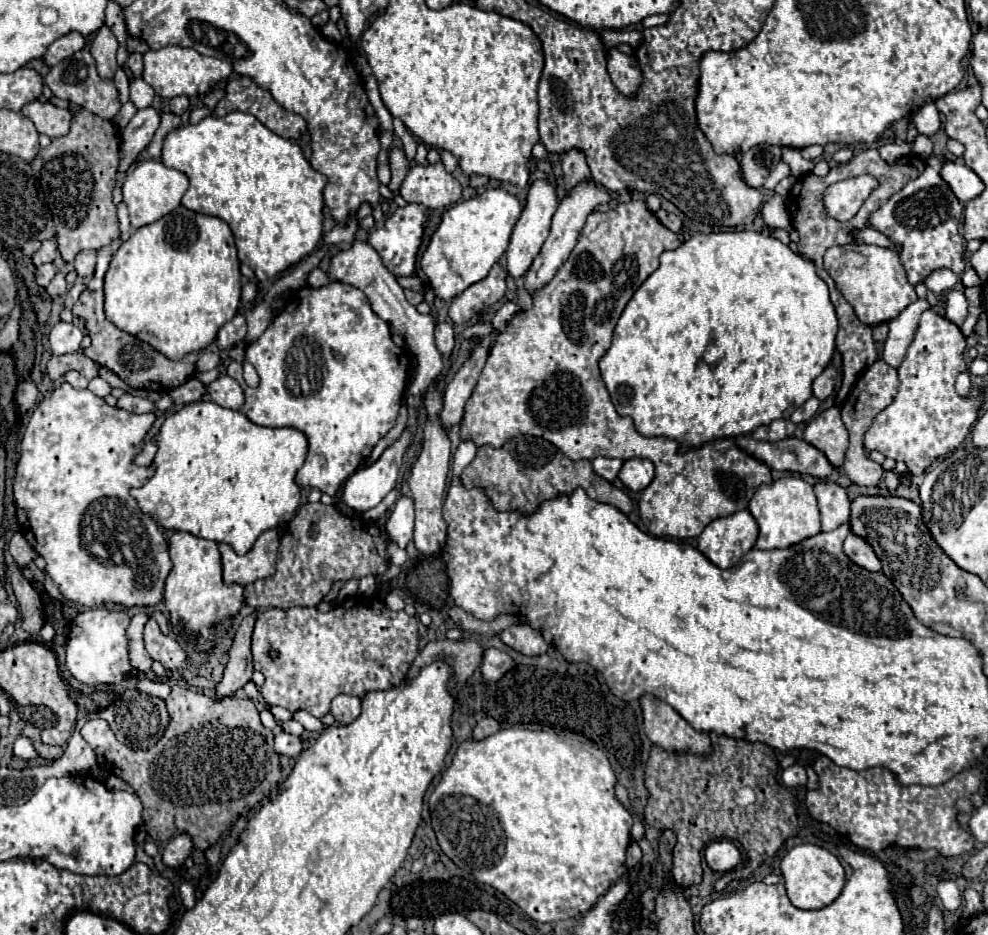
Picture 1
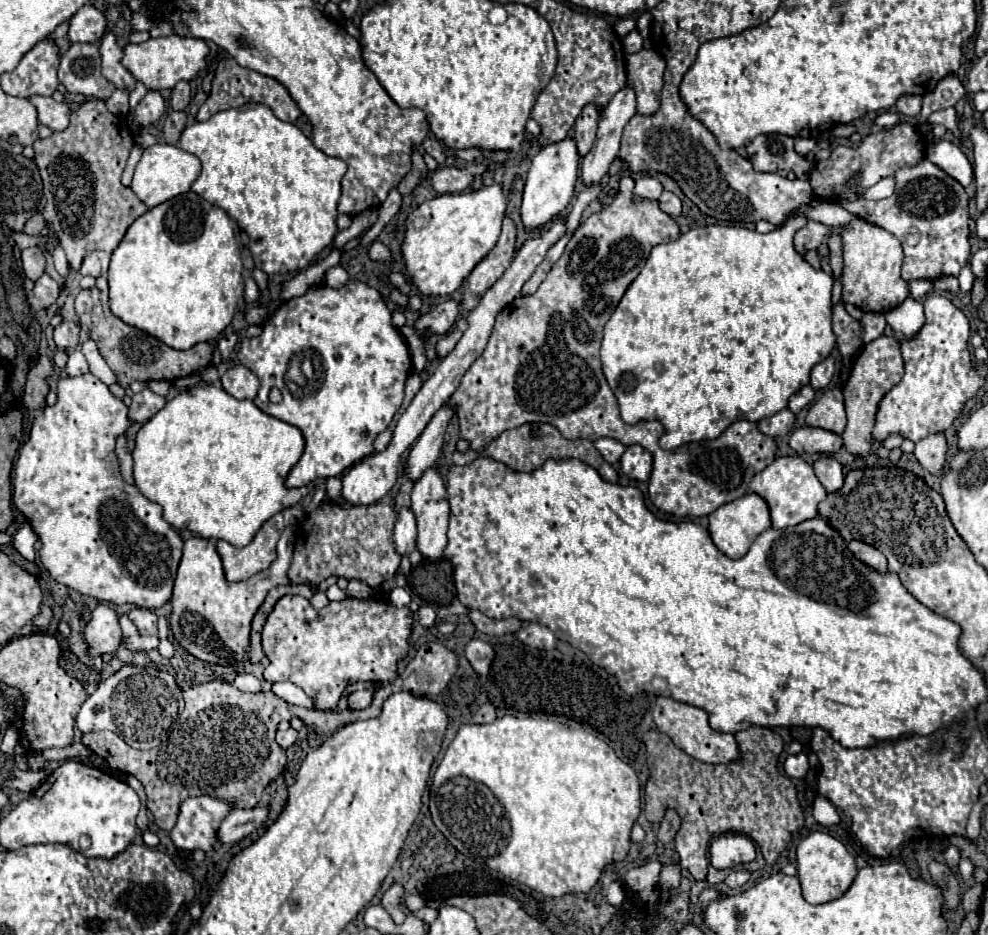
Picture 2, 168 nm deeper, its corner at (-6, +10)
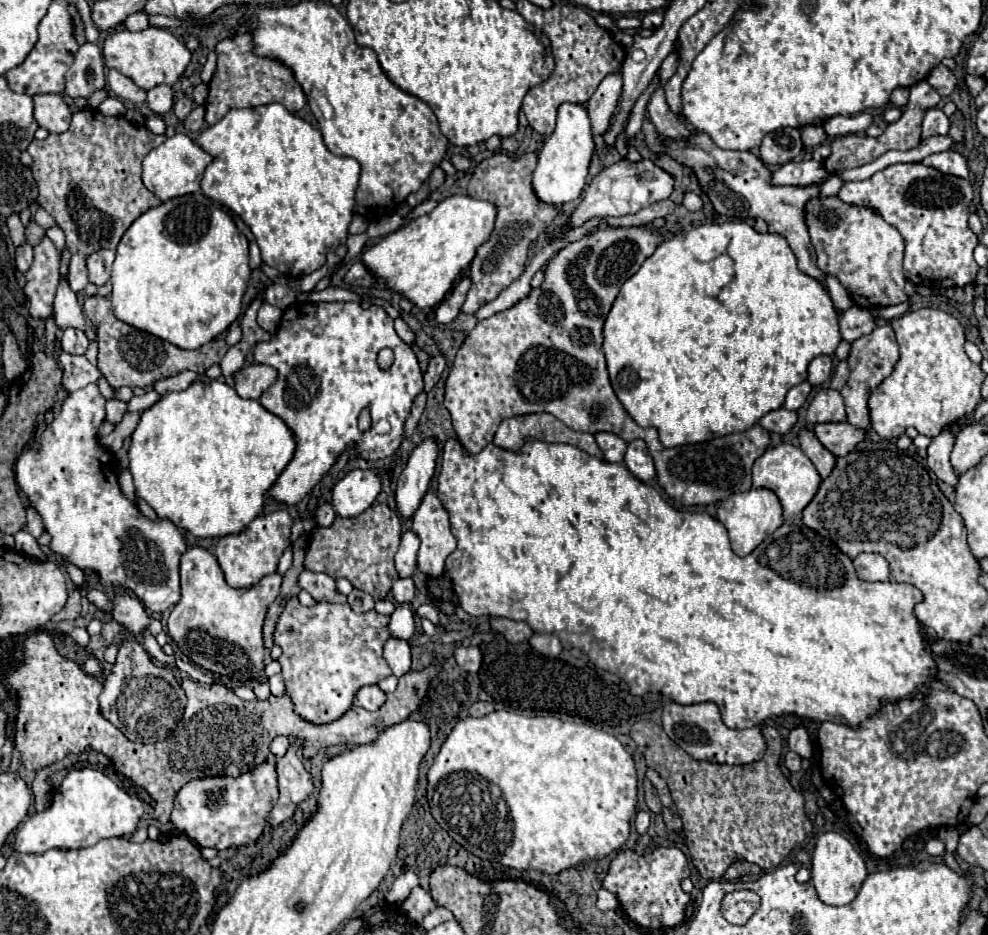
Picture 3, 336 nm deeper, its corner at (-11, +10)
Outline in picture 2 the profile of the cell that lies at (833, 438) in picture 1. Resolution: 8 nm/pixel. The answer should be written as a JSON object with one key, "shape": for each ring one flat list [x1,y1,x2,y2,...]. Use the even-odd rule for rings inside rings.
{"shape":[[839,388,825,390,821,398,809,408,807,412,807,426,823,428,833,434,843,434,847,426,847,414,845,414,845,402]]}

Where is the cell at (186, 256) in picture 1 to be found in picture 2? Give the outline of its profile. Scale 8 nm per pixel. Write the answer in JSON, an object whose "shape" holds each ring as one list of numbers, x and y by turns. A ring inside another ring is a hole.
{"shape":[[185,192,147,210,129,226,123,242,111,254,109,306,123,322,163,340,171,348,183,350,199,342,217,340,229,326,237,302,243,297,243,275,241,248,229,214,199,198,195,192]]}

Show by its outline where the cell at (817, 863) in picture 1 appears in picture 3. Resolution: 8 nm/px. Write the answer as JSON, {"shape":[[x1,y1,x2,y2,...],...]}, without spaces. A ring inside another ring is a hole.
{"shape":[[826,832,826,834,822,834,818,838,816,848,814,848,814,856,812,856,810,872,812,872,812,880,810,882,816,888,818,898,822,902,834,904,834,906,850,904,856,898,856,894,858,894,866,874,868,874,866,864,860,858,860,854,854,850,854,846,844,836,836,834,836,832]]}

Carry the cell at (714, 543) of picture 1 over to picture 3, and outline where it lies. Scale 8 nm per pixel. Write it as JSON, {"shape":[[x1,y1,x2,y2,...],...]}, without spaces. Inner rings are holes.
{"shape":[[752,488,748,492,728,496,718,506,718,520,726,526,732,550,738,556,748,556,760,542,764,542,774,530,778,530,784,524,782,504,778,496,768,488]]}

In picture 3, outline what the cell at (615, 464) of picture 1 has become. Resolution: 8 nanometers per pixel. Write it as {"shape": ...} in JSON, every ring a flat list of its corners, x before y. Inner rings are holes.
{"shape":[[598,432,596,442,604,454,604,460,622,462,624,452,626,452,626,442,620,436,616,436,612,432]]}

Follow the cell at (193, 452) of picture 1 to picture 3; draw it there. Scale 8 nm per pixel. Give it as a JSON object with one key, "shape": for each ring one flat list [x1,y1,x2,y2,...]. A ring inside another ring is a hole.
{"shape":[[196,380,182,392,162,396,142,412,128,450,128,470,134,474,138,498,160,518,174,522,196,538,218,538,242,532,262,514,264,494,292,460,294,448,296,444,288,426,260,402,240,398,232,386,220,380]]}

